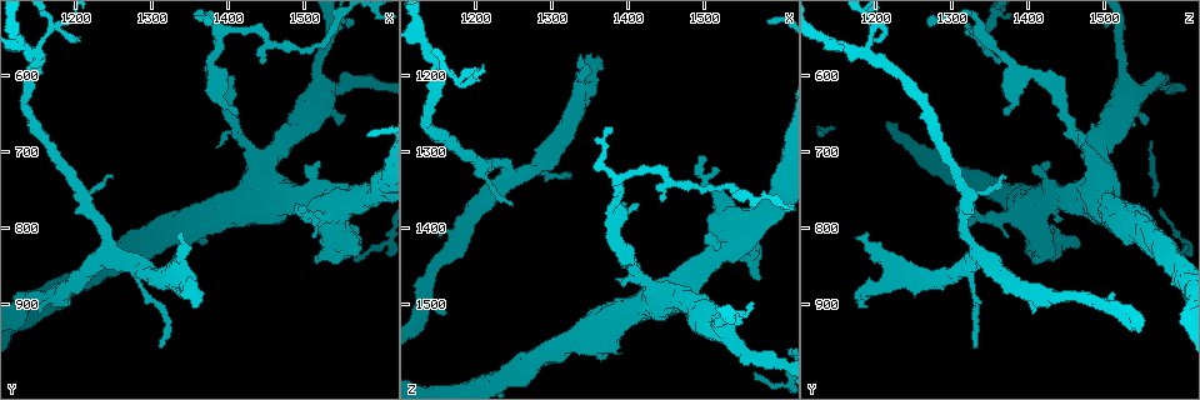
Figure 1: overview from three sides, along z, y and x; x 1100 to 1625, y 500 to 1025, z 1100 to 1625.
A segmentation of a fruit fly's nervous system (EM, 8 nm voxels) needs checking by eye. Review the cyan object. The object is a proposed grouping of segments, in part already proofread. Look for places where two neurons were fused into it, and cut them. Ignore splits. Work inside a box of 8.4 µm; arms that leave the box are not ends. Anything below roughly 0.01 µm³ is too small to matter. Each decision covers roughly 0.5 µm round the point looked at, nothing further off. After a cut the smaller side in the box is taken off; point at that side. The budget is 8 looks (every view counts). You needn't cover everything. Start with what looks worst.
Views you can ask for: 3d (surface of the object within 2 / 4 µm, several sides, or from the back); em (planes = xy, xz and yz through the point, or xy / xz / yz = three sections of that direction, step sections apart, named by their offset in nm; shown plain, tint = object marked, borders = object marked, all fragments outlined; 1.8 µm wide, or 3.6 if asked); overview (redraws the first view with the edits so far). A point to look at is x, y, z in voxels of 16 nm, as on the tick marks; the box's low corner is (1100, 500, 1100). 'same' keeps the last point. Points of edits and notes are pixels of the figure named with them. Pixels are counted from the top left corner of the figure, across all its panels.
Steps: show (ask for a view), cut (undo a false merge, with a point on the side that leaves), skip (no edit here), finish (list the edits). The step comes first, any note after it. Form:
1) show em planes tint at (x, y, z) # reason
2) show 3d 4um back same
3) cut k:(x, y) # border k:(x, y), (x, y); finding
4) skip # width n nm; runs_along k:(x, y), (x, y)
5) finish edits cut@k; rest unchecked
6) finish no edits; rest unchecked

show 3d 2um at (1335, 865, 1240) # sudden change in width

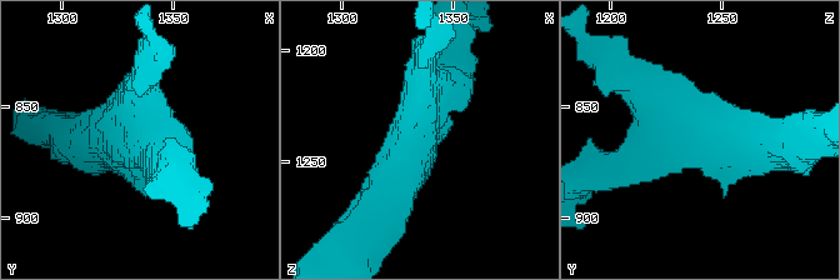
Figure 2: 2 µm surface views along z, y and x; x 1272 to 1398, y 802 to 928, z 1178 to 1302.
show em planes plain at (1331, 864, 1240) # arms 3; arm_widths 220, 280, 320 nm

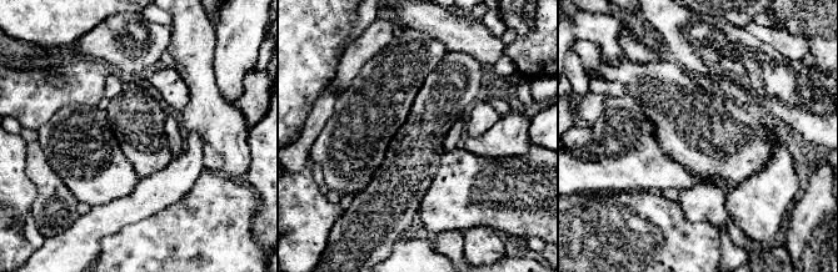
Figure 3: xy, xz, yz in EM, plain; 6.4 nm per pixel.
show em planes tint same

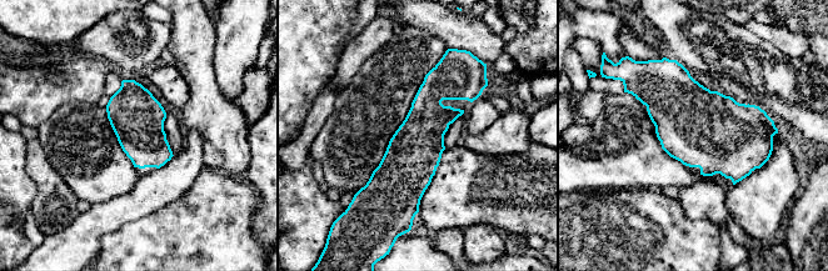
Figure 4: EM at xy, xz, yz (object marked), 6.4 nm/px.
skip # width 340 nm; all the same neuron

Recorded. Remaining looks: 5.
show 3d 2um at (1520, 570, 1525) # calibre changes

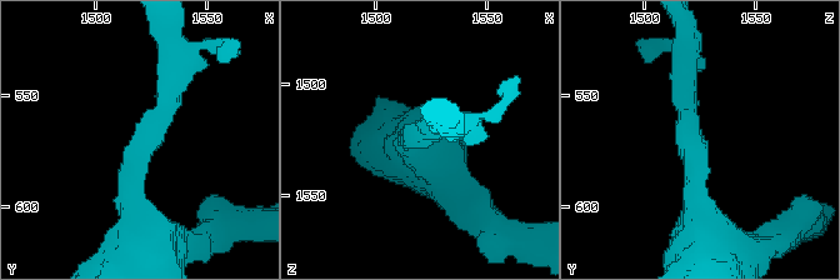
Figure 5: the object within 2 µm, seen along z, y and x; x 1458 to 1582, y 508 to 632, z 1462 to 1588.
show em planes borders at (1523, 573, 1522)

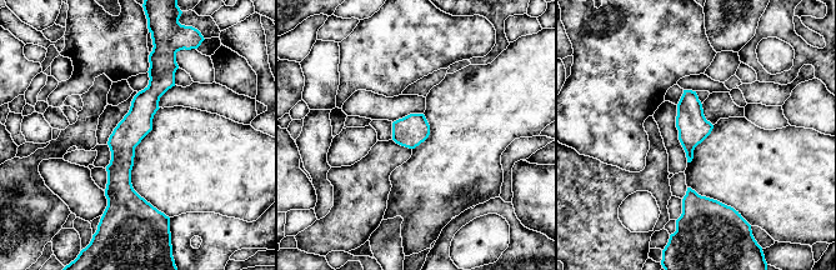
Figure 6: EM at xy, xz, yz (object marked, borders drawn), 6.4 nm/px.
skip # runs_along 6:(155, 59), (123, 141), (130, 206); continuous, no second neuron

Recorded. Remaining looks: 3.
show em planes tint at (1380, 600, 1390) # sharp bend

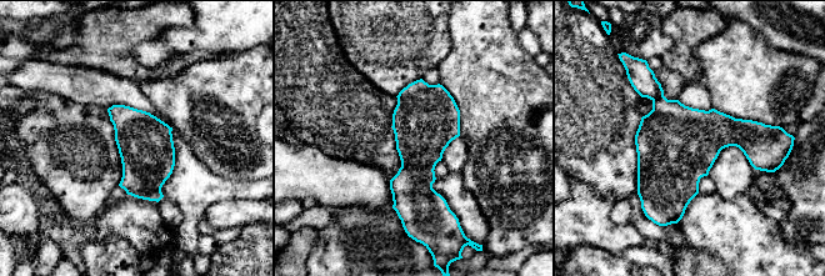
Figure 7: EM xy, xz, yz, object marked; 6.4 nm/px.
skip # width 360 nm; continuous, no second neuron

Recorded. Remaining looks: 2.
finish no edits; rest unchecked

